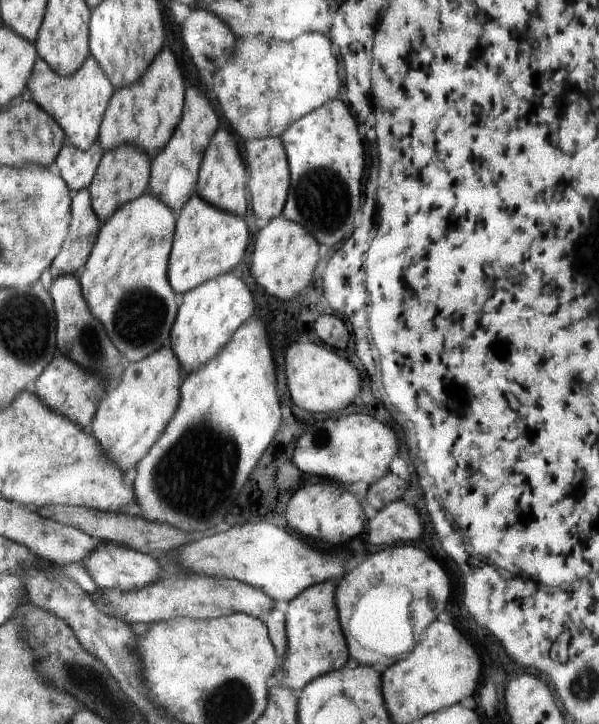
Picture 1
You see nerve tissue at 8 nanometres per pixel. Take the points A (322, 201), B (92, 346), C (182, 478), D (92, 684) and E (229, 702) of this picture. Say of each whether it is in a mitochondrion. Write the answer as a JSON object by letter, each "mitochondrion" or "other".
{"A":"mitochondrion","B":"mitochondrion","C":"mitochondrion","D":"mitochondrion","E":"mitochondrion"}

